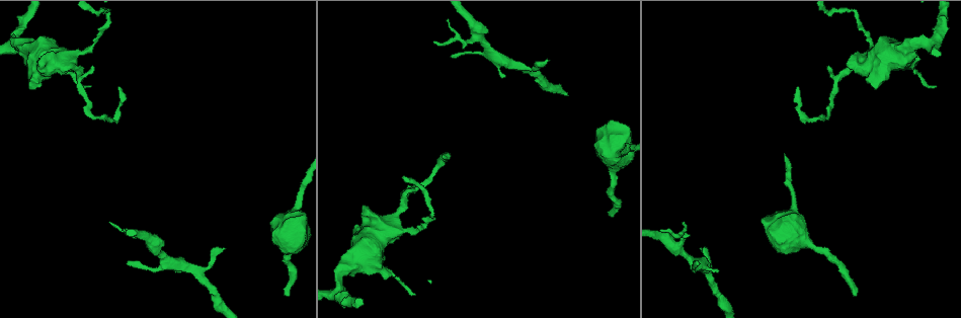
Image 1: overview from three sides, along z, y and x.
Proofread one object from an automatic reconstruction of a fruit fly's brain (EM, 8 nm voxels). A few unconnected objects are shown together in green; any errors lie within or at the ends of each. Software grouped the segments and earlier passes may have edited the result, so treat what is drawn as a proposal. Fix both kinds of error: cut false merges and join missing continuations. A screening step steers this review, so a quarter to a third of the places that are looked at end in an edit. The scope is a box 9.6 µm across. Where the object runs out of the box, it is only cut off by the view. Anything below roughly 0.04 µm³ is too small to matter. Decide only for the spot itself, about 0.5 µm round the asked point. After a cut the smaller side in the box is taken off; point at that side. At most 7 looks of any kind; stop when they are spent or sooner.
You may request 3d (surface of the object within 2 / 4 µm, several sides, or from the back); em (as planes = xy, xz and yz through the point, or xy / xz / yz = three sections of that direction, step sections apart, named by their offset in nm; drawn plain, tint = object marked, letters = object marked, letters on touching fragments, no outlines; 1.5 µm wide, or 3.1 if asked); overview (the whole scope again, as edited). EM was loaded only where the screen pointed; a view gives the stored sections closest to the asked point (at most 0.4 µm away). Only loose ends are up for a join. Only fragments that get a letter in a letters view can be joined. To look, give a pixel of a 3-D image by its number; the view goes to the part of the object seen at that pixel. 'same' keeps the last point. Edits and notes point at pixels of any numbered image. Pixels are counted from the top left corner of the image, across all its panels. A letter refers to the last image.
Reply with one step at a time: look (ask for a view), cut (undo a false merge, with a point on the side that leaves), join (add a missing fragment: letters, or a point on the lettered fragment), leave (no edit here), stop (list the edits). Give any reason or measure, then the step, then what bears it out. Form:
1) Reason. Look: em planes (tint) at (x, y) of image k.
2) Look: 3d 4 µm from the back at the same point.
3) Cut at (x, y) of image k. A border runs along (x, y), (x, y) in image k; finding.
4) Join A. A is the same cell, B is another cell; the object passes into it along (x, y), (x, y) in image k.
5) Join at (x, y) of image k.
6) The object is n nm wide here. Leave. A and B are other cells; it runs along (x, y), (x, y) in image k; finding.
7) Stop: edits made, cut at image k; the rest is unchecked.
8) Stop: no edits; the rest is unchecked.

Calibre changes. Look: em planes (letters) at (794, 206) of image 1.

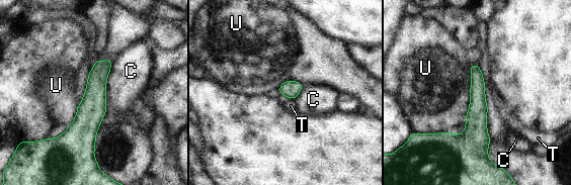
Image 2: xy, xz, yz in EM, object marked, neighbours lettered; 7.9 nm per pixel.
Leave. C, T and U are other cells; a border runs along (113, 60), (106, 81), (106, 107) in image 2; continuous, no second neuron.

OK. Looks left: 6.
Branch stops here. Look: 3d 2 µm at (289, 296) of image 1.

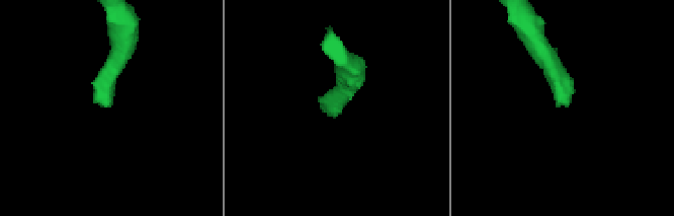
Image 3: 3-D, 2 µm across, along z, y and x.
Look: em xz step 4 (letters) at (567, 103) of image 3.

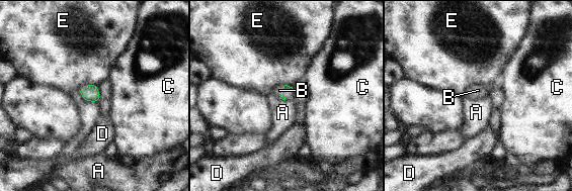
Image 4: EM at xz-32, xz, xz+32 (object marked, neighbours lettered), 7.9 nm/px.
Look: em planes (letters) at the same point.

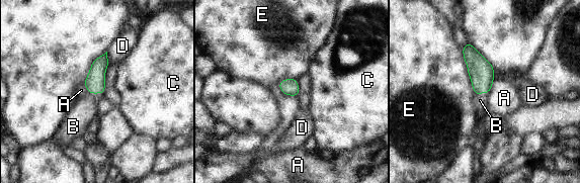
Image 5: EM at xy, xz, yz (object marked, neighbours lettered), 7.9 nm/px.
Join B. B is the same cell, A, C, D and E are other cells; the object passes into it along (94, 82), (95, 93), (85, 108) in image 5; the neuron continues.

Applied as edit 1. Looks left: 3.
See it whole again. Look: overview.

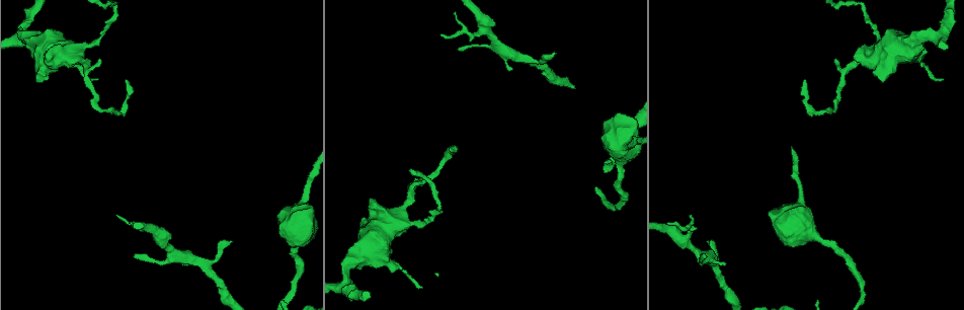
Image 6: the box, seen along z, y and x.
Three-way junction. Look: em planes (plain) at (939, 37) of image 6.

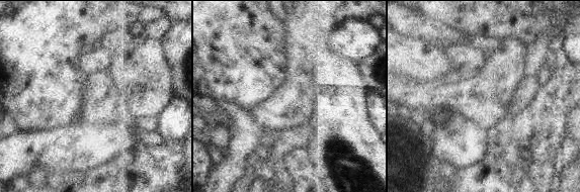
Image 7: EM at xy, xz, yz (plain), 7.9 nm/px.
Look: em planes (letters) at the same point.

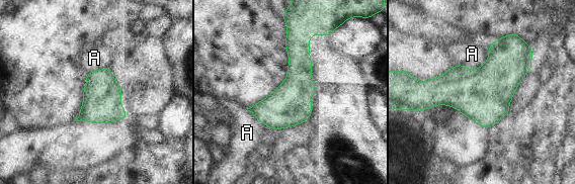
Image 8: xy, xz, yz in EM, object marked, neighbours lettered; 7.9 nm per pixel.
Leave. A is another cell; a border runs along (489, 44), (482, 65), (462, 65) in image 8; all the same neuron.

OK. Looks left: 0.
Stop: edits made, join at image 5; the rest is unchecked.

